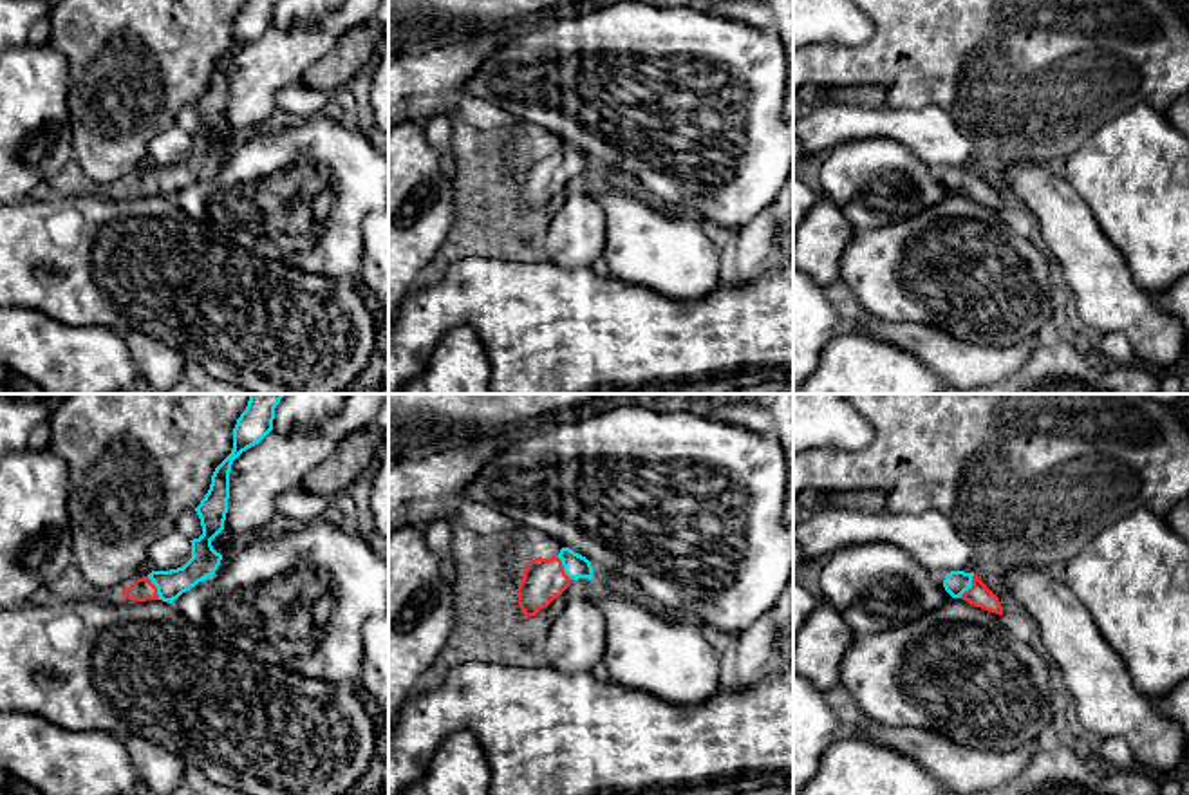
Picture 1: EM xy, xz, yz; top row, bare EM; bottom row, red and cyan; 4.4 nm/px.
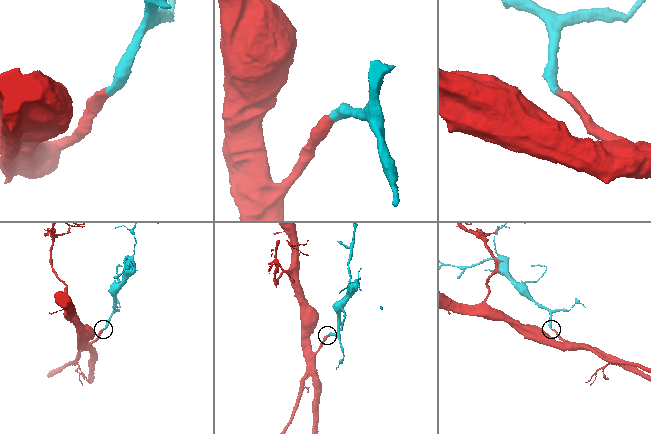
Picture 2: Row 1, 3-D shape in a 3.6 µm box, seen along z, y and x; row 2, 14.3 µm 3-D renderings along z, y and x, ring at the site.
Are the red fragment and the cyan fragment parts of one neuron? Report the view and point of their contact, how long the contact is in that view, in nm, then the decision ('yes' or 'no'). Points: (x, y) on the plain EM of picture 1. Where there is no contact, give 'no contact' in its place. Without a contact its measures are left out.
meets red in xz at (562, 163); contact 150 nm long; yes

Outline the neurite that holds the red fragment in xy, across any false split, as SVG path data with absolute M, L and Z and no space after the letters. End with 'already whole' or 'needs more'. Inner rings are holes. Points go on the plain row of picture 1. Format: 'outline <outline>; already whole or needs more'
outline M248 0L233 23L233 45L215 63L211 80L201 99L195 103L202 130L192 137L192 154L177 164L152 166L137 173L123 192L134 197L163 195L173 197L199 177L215 170L222 150L211 136L224 125L229 94L229 67L233 56L248 43L258 40L271 25L276 0Z; needs more

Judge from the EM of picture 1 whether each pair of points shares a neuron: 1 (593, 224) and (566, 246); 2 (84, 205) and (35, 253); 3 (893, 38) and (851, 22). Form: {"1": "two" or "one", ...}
{"1": "one", "2": "one", "3": "two"}

